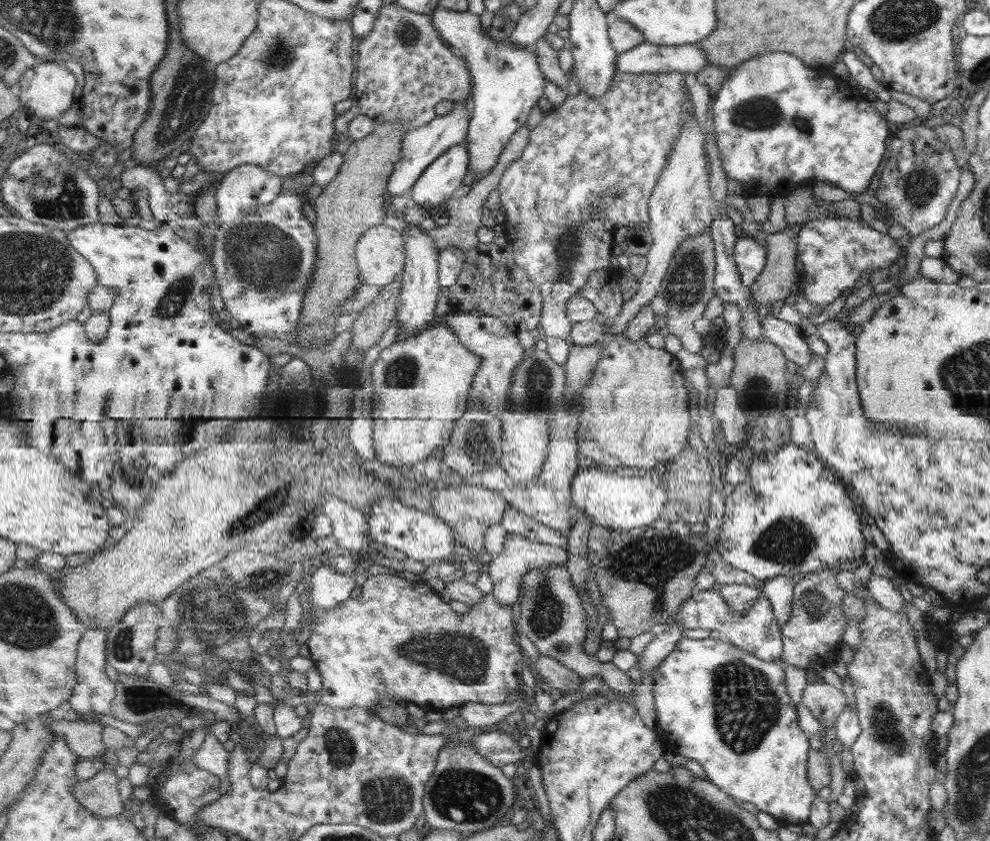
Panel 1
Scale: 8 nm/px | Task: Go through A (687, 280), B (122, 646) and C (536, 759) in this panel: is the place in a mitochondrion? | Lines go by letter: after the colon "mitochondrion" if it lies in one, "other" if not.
A: mitochondrion
B: mitochondrion
C: other

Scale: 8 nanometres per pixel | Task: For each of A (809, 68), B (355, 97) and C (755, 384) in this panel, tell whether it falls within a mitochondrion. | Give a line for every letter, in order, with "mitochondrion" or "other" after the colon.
A: other
B: other
C: mitochondrion

